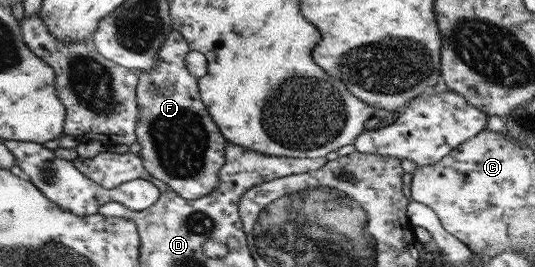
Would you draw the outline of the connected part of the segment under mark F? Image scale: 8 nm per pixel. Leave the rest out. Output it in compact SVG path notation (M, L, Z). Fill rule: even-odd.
M172 31L172 34L167 36L167 40L163 42L162 48L157 54L157 59L155 65L150 70L145 70L140 73L140 83L139 83L139 105L140 105L140 116L138 124L138 135L139 141L138 144L141 145L142 149L139 152L141 159L143 160L143 165L146 167L148 172L155 176L157 179L160 179L162 182L165 182L173 191L176 191L176 194L179 194L181 197L187 199L197 199L207 194L210 194L216 190L219 186L219 170L223 168L226 164L226 144L228 140L224 138L222 131L219 129L219 126L212 120L212 117L207 111L207 105L203 102L202 93L199 90L199 80L195 75L191 74L191 71L187 69L187 54L191 52L190 44L187 42L187 39L183 37L183 34L180 34L180 31Z

